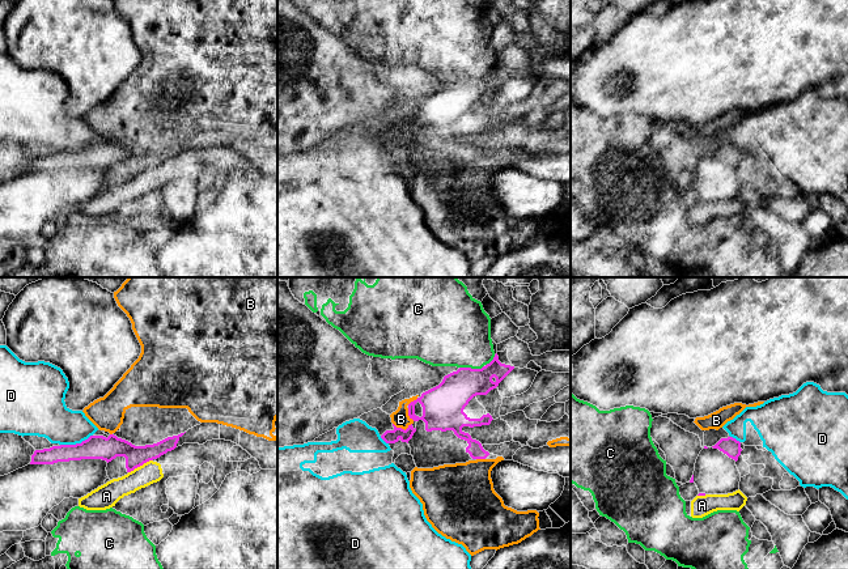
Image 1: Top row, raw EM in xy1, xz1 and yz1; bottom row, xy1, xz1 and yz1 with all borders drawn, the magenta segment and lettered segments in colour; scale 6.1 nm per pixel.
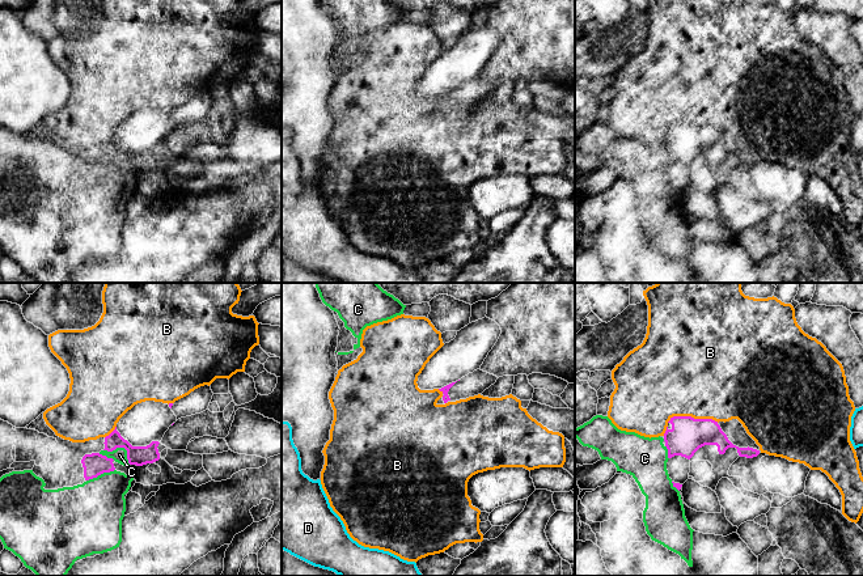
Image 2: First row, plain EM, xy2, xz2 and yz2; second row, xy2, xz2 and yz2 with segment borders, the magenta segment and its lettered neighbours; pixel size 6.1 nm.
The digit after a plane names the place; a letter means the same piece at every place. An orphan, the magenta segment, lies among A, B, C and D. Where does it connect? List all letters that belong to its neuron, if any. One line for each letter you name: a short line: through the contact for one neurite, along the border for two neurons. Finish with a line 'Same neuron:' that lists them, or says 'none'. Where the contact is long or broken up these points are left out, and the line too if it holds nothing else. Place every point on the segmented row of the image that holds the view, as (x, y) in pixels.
Same neuron: none

